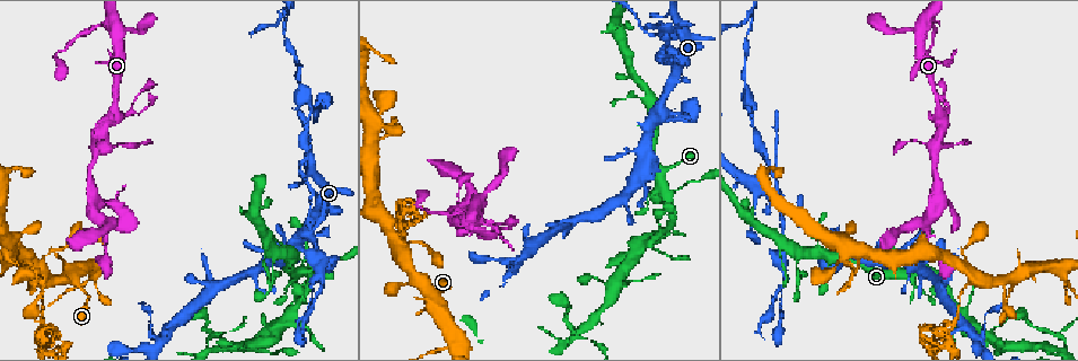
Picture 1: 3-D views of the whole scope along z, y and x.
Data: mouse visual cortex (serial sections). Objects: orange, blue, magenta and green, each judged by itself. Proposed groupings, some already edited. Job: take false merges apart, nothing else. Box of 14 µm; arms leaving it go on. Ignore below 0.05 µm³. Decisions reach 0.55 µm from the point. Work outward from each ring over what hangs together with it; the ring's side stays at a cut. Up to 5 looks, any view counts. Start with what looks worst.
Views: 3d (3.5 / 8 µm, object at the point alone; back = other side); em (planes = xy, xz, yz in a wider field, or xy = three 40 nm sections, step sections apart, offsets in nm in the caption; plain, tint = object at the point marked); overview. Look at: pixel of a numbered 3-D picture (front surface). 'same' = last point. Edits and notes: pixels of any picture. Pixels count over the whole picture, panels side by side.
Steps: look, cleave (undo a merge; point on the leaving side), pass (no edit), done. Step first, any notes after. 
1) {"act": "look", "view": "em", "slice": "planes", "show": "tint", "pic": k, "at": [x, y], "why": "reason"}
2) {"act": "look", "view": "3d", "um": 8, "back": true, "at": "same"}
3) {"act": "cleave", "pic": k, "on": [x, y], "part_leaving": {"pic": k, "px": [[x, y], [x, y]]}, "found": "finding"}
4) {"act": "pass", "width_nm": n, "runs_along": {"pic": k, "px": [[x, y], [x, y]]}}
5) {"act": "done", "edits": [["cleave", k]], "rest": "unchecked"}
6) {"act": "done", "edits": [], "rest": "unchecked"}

{"act": "look", "view": "3d", "um": 3.5, "pic": 1, "at": [662, 53], "why": "two arms in line, one across"}

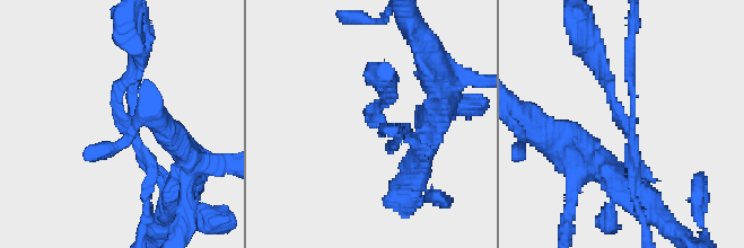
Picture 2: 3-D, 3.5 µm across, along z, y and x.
{"act": "look", "view": "em", "slice": "xy", "step": 1, "show": "tint", "pic": 2, "at": [628, 130], "arms": 3, "arm_widths_nm": [150, 150, 200]}

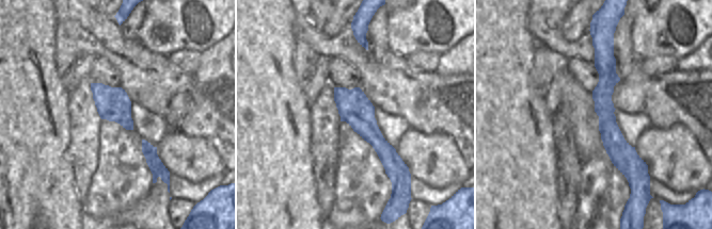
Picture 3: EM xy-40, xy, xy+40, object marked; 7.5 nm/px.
{"act": "pass", "runs_along": {"pic": 3, "px": [[601, 44], [606, 123], [629, 175]]}, "found": "one cell here"}

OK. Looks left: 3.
{"act": "look", "view": "3d", "um": 8, "pic": 1, "at": [753, 112], "why": "branch point"}

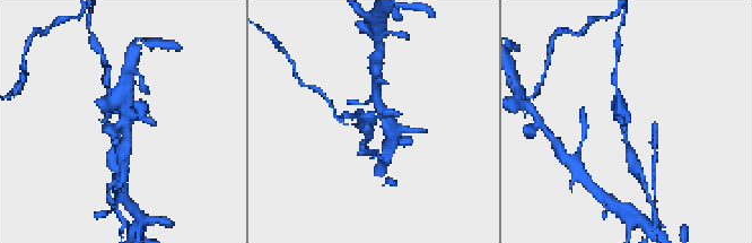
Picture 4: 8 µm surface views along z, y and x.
{"act": "look", "view": "3d", "um": 3.5, "pic": 4, "at": [626, 126]}

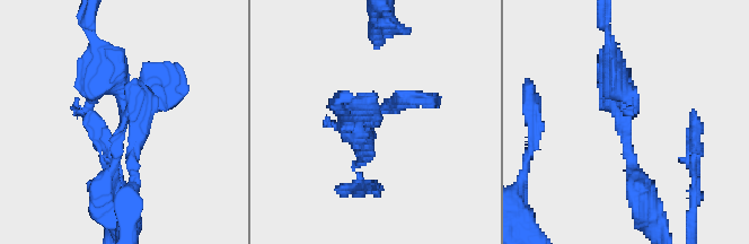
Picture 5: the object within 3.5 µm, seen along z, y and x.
{"act": "pass", "found": "one cell here"}

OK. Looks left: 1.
{"act": "done", "edits": [], "rest": "unchecked"}

